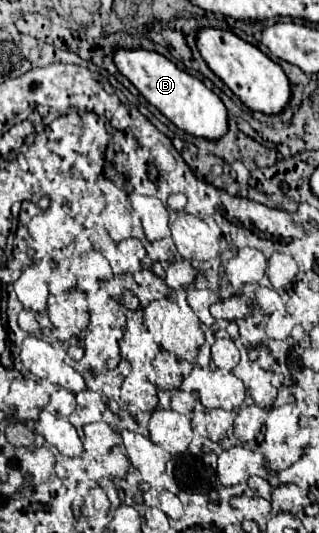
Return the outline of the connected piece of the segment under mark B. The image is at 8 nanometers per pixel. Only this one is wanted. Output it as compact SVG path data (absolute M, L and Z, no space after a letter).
M114 48L114 64L150 104L154 104L170 122L174 122L184 132L208 140L216 140L226 132L228 116L222 100L212 90L208 90L202 80L180 70L166 56L146 48Z

